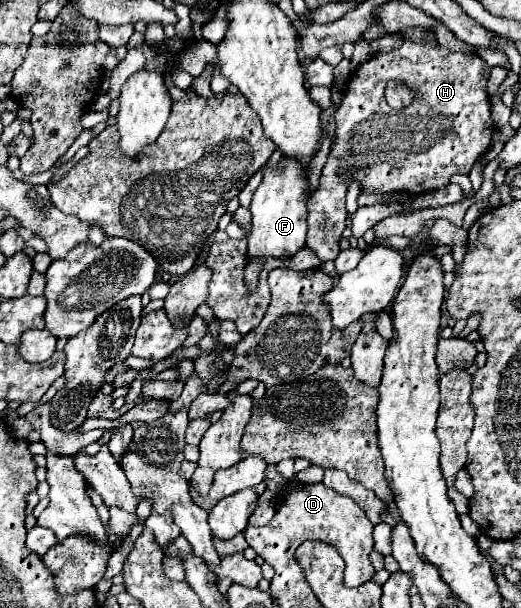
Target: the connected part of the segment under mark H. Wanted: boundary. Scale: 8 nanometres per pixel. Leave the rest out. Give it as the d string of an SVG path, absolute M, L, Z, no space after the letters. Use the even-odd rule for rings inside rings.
M403 38L399 48L391 52L377 52L371 60L361 64L343 94L339 110L335 112L337 142L323 166L319 188L309 196L309 230L307 248L311 248L323 262L335 260L339 254L339 240L345 230L345 192L351 180L359 180L361 188L369 192L409 192L423 194L449 184L453 174L469 174L475 160L479 160L491 146L495 126L491 120L489 92L487 92L487 64L477 54L453 52L431 42L413 42ZM389 80L405 82L413 88L415 98L409 106L395 110L385 102L385 86Z

